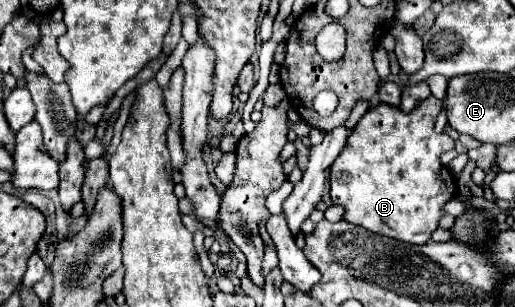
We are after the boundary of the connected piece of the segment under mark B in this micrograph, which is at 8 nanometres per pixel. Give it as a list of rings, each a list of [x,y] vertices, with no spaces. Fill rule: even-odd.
[[[430,96],[412,114],[378,104],[362,116],[330,168],[330,196],[344,206],[346,222],[408,244],[426,244],[432,238],[444,204],[456,194],[456,178],[440,162],[440,154],[452,150],[454,140],[434,132],[440,110],[442,100]]]

